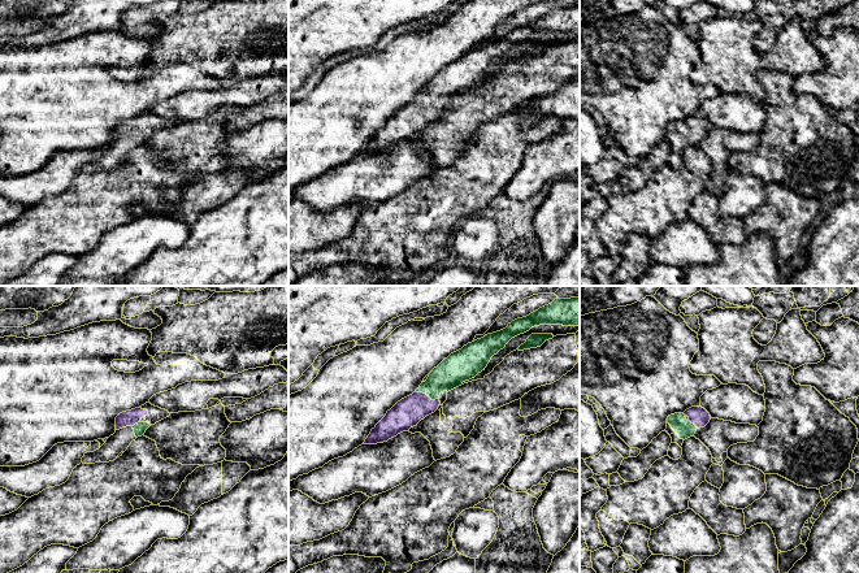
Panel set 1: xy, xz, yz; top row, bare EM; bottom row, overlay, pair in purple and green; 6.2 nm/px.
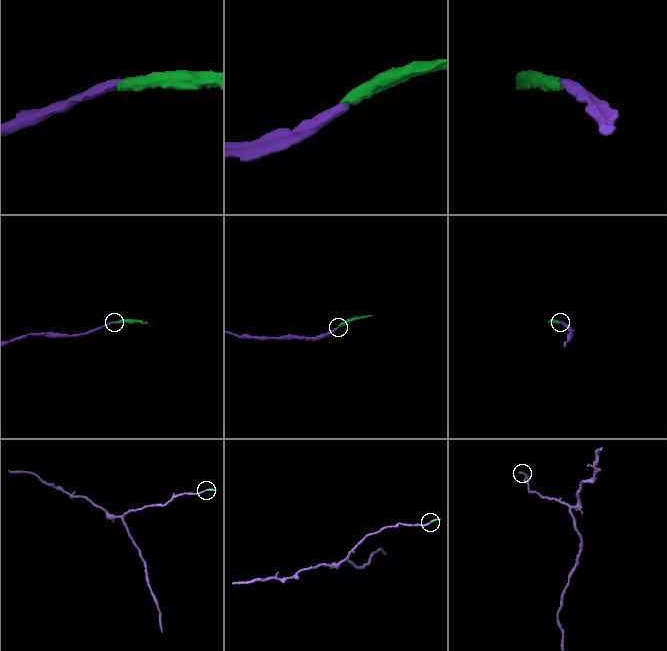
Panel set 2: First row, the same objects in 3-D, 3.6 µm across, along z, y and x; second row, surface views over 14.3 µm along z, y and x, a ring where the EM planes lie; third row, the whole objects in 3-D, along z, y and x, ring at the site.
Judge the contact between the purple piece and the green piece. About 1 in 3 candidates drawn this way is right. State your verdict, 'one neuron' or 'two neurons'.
one neuron

